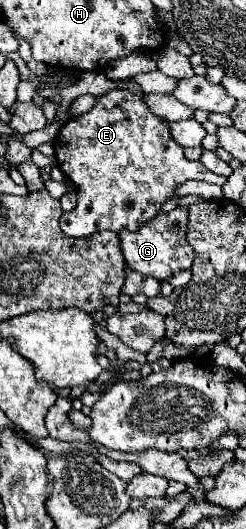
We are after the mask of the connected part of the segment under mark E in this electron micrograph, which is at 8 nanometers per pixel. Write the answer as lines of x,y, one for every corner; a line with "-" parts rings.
123,89
109,91
95,101
93,109
69,119
59,129
57,141
53,145
59,169
65,171
65,177
77,189
77,207
71,213
63,213
61,217
61,229
69,237
89,237
91,233
101,229
111,229
115,233
119,233
121,229
137,231
143,223
147,223
161,211
161,205
181,183
187,180
198,181
199,176
200,180
222,187
227,180
226,177
205,170
204,165
198,165
199,161
187,160
183,147
171,137
169,125
147,109
145,97
141,93
135,95

